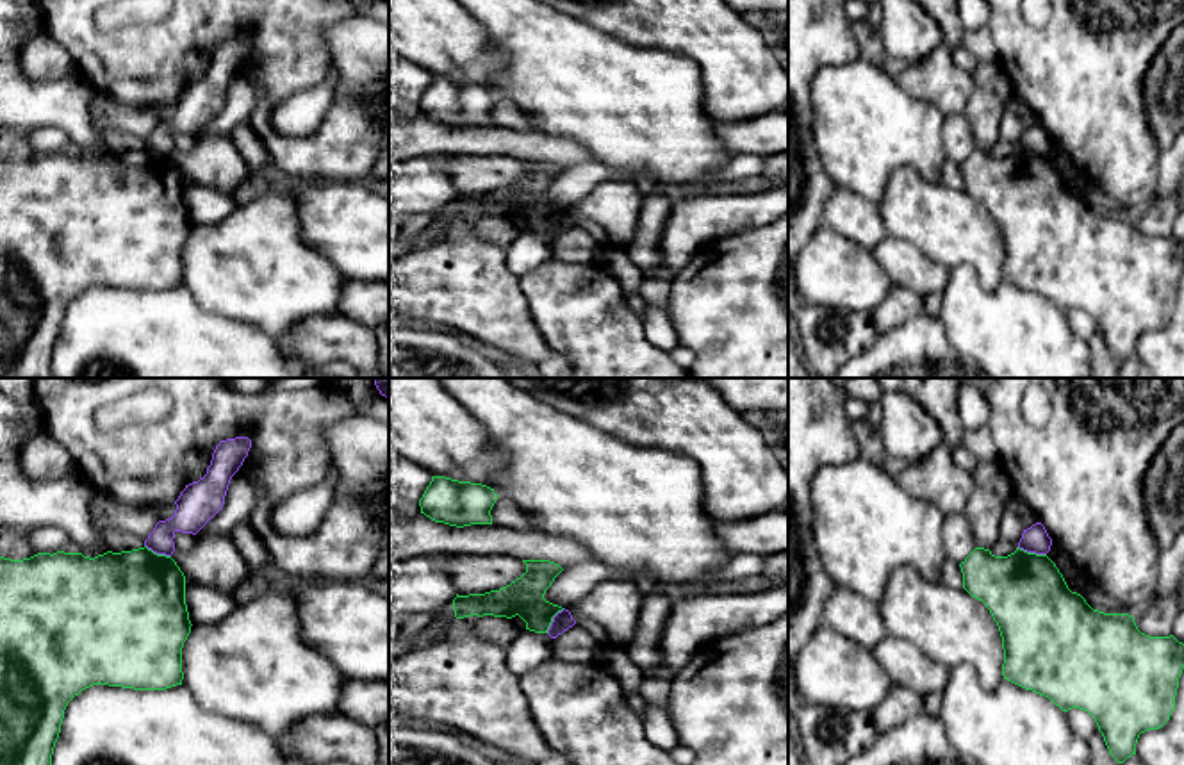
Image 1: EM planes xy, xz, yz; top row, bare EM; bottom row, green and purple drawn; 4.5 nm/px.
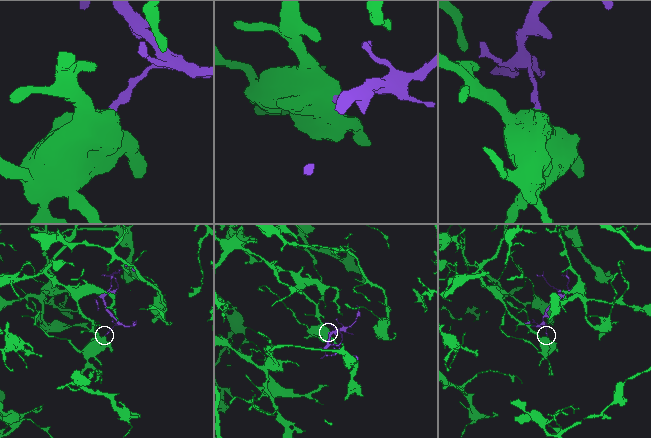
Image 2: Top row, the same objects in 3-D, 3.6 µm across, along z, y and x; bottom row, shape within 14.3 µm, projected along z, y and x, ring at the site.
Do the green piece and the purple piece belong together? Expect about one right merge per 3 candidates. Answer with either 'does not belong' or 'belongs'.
does not belong

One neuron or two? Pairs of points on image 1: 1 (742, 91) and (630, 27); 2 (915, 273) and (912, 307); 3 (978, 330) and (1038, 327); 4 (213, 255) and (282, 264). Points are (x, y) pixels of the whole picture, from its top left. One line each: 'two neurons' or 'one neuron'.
1: one neuron
2: two neurons
3: one neuron
4: one neuron

